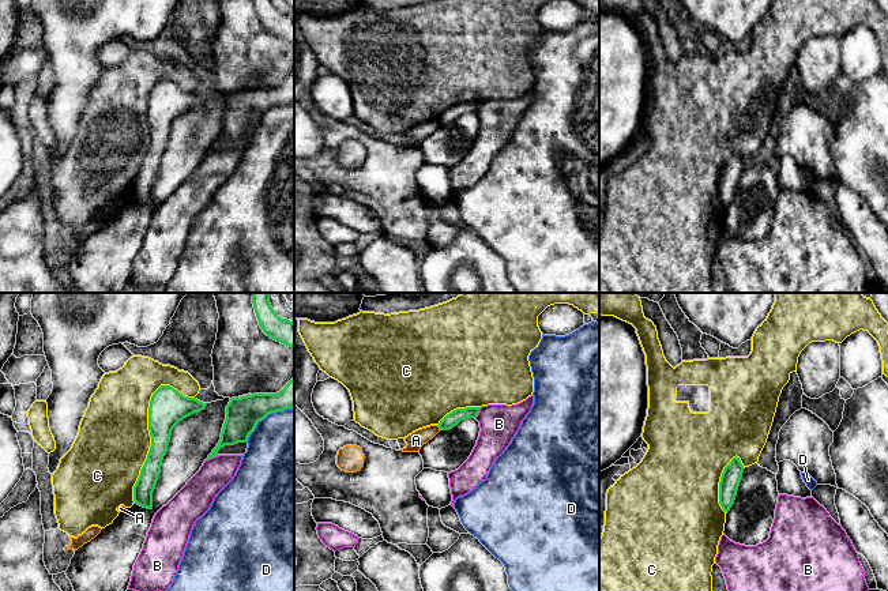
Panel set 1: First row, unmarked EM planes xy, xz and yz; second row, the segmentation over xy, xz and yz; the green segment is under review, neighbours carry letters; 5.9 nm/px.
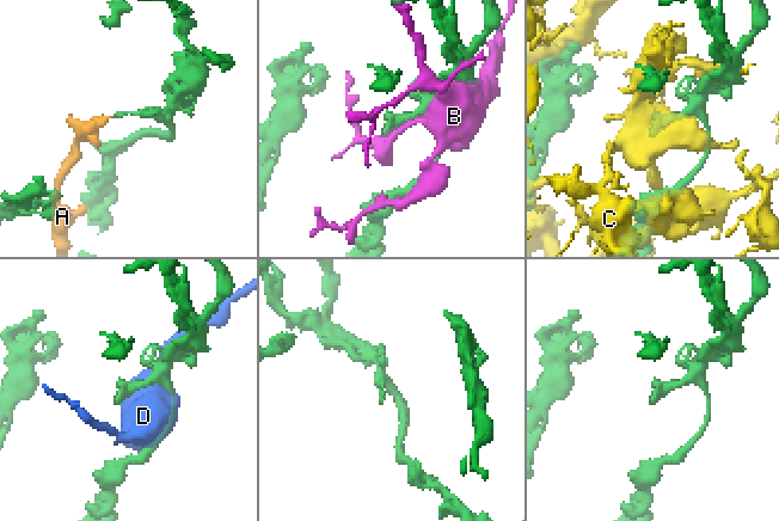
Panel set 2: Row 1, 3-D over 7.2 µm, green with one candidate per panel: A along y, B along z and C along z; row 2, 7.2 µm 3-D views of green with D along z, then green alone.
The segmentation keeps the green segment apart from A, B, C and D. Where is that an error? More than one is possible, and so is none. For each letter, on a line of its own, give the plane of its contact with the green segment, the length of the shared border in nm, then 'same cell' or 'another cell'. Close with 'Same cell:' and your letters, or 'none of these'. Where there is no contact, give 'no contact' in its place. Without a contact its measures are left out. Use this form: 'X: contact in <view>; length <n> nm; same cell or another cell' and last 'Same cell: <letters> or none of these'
A: contact in xz; length 40 nm; another cell
B: contact in xy; length 90 nm; another cell
C: contact in xy; length 700 nm; another cell
D: contact in xy; length 360 nm; another cell
Same cell: none of these

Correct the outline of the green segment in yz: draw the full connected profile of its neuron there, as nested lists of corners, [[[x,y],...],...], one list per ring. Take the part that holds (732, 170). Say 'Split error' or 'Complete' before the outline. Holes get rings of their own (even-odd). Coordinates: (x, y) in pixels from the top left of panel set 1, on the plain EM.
Complete. [[[737,151],[731,154],[722,167],[719,177],[719,199],[725,207],[729,207],[734,199],[742,167],[744,161]]]

